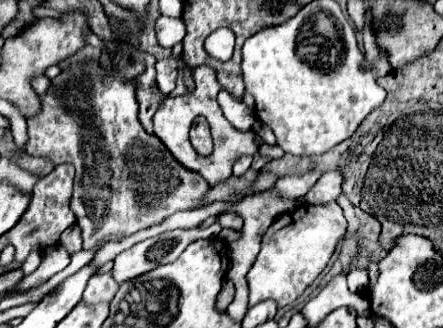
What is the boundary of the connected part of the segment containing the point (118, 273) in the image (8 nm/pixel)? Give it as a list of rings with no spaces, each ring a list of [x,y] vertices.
[[[213,222],[205,230],[199,230],[199,228],[171,230],[171,232],[159,234],[155,238],[137,242],[129,250],[123,250],[121,254],[115,256],[115,266],[111,270],[111,276],[113,276],[113,280],[117,280],[117,284],[133,280],[161,264],[177,260],[191,242],[195,242],[199,238],[215,238],[219,232],[221,232],[221,226],[217,222]]]

